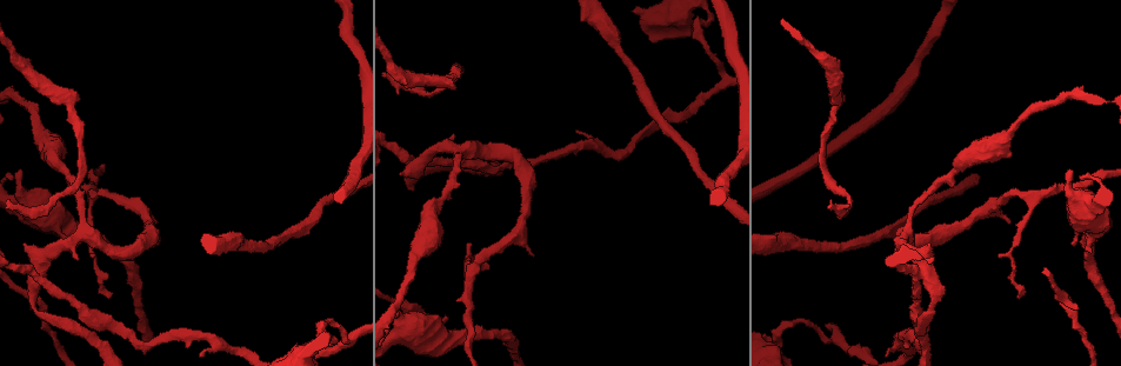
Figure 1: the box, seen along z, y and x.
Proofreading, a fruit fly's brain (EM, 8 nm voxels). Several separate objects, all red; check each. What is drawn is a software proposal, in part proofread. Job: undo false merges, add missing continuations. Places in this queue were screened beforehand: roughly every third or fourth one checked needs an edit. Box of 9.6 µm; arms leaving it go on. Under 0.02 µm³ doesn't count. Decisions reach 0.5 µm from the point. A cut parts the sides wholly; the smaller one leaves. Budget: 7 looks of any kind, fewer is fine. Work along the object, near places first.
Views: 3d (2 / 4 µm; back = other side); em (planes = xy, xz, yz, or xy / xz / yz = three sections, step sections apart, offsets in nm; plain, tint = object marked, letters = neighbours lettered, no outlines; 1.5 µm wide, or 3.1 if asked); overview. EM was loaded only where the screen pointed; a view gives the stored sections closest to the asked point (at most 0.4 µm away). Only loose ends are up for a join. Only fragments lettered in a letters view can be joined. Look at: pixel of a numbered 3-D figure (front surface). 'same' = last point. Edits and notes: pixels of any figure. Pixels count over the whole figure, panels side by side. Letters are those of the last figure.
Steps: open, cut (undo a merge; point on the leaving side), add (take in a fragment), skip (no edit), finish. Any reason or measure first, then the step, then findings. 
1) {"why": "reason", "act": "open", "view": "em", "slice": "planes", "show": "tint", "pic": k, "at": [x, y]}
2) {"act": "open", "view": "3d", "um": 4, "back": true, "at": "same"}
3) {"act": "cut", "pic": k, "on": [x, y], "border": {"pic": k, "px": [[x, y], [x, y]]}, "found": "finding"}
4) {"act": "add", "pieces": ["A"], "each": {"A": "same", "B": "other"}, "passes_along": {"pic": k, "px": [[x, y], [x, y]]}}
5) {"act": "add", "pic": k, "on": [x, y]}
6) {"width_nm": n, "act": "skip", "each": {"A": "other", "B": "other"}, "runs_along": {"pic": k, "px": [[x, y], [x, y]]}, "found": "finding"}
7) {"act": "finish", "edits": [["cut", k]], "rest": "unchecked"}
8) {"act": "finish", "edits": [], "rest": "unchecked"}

{"why": "thick turns thin", "act": "open", "view": "em", "slice": "planes", "show": "letters", "pic": 1, "at": [73, 122]}

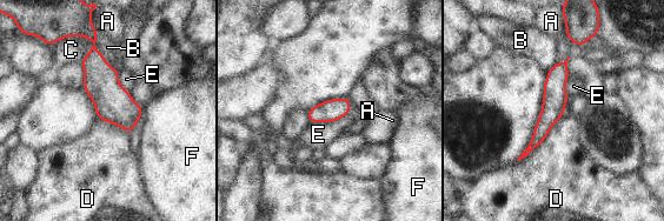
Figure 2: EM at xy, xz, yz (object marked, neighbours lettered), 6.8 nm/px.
{"width_nm": 150, "act": "skip", "each": {"A": "other", "B": "other", "C": "other", "D": "other", "E": "other", "F": "other"}, "runs_along": {"pic": 2, "px": [[564, 65], [552, 111], [530, 147]]}, "found": "one cell here"}

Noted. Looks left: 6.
{"why": "free end", "act": "open", "view": "em", "slice": "planes", "show": "letters", "pic": 1, "at": [1070, 172]}

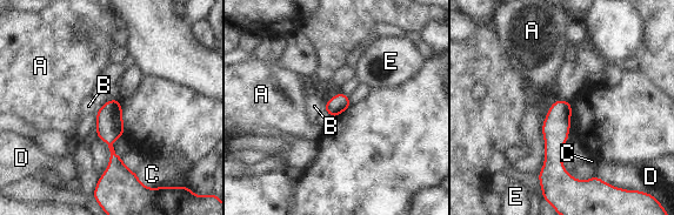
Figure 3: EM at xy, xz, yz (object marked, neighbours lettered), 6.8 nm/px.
{"width_nm": 120, "act": "skip", "each": {"A": "other", "B": "other", "C": "other", "D": "other", "E": "other"}, "runs_along": {"pic": 3, "px": [[115, 102], [113, 170], [105, 179]]}, "found": "no lettered fragment goes on from it"}

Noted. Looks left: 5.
{"why": "sharp bend", "act": "open", "view": "em", "slice": "planes", "show": "letters", "pic": 1, "at": [711, 15]}

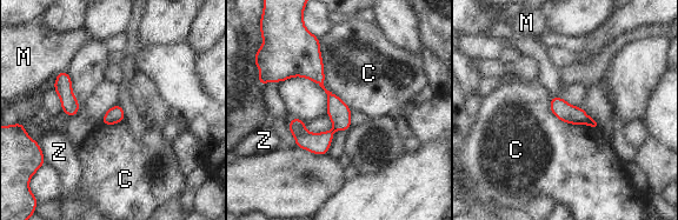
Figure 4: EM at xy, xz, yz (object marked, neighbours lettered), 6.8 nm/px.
{"longest_contact_nm": ["C", 550], "act": "cut", "pic": 4, "on": [592, 122], "each": {"C": "other", "M": "other", "Z": "other"}, "found": "two cells meet here"}

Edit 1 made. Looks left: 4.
{"act": "finish", "edits": [["cut", 4]], "rest": "unchecked"}

